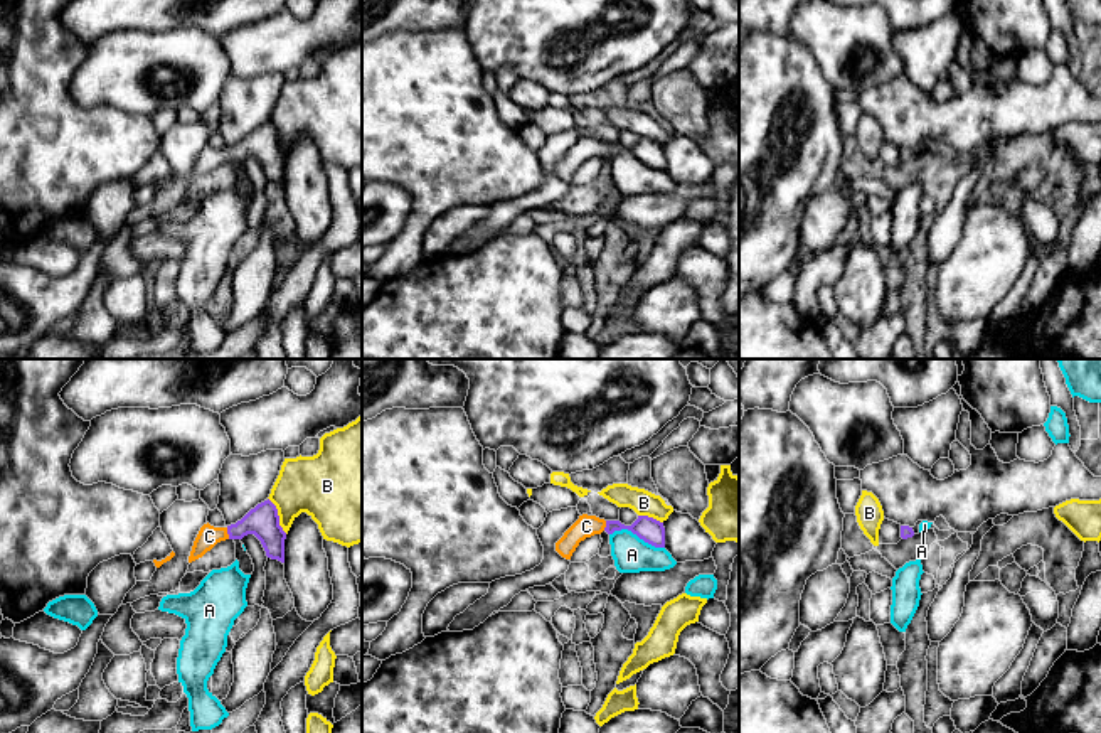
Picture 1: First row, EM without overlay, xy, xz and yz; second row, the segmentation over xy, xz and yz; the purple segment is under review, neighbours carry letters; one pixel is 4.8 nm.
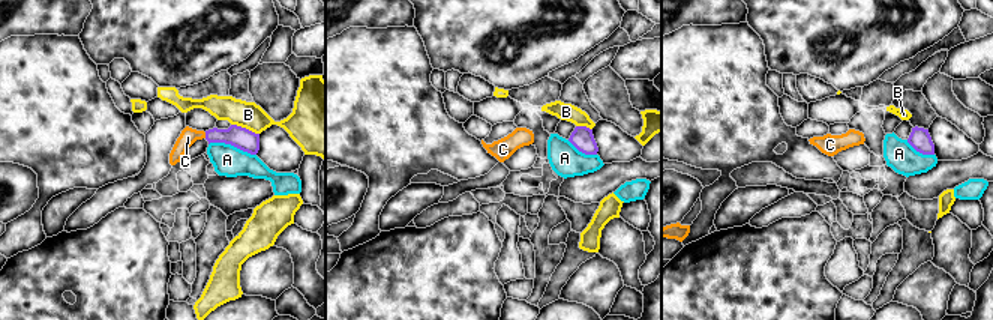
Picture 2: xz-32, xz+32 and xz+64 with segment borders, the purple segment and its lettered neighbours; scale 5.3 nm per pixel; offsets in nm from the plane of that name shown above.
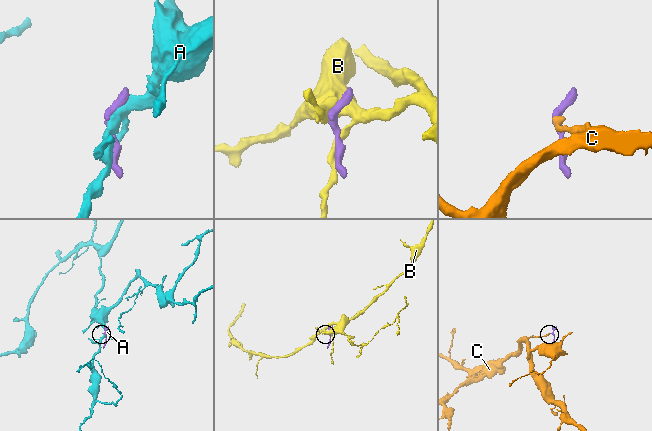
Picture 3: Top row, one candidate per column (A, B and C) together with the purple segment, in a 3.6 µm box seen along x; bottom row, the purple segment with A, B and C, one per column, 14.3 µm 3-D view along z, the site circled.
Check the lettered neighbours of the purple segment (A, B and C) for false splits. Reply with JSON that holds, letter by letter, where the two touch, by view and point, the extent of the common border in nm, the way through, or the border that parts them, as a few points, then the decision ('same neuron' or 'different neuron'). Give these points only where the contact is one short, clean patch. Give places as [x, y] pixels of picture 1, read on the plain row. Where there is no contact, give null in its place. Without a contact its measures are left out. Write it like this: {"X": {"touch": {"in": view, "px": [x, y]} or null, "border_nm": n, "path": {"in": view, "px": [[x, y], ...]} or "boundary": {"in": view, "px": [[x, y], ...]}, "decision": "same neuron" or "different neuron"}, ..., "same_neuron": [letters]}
{"A": {"touch": {"in": "xz", "px": [637, 157]}, "border_nm": 280, "decision": "different neuron"}, "B": {"touch": {"in": "xy", "px": [278, 139]}, "border_nm": 200, "boundary": {"in": "xy", "px": [[268, 120], [276, 132], [278, 147], [287, 155]]}, "decision": "different neuron"}, "C": {"touch": {"in": "xy", "px": [228, 155]}, "border_nm": 60, "path": {"in": "xy", "px": [[263, 144], [228, 155], [209, 159]]}, "decision": "same neuron"}, "same_neuron": ["C"]}

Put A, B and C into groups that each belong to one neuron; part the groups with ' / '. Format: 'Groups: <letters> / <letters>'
Groups: A / B / C

